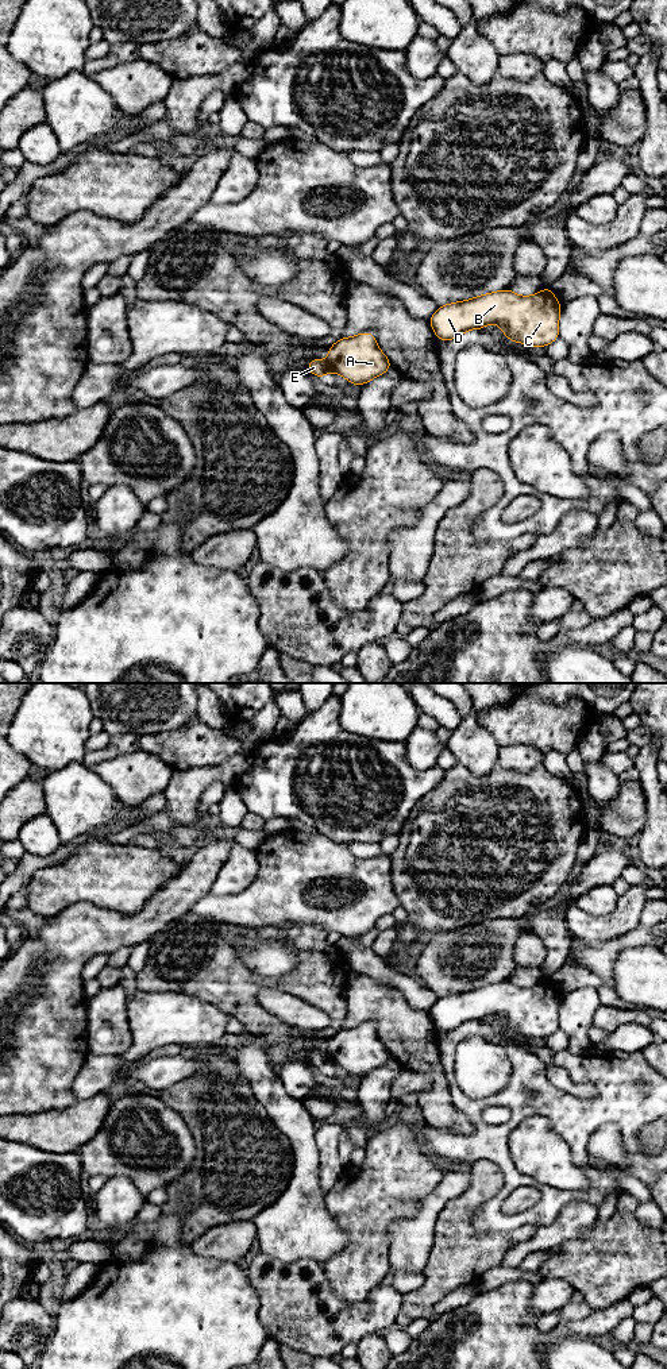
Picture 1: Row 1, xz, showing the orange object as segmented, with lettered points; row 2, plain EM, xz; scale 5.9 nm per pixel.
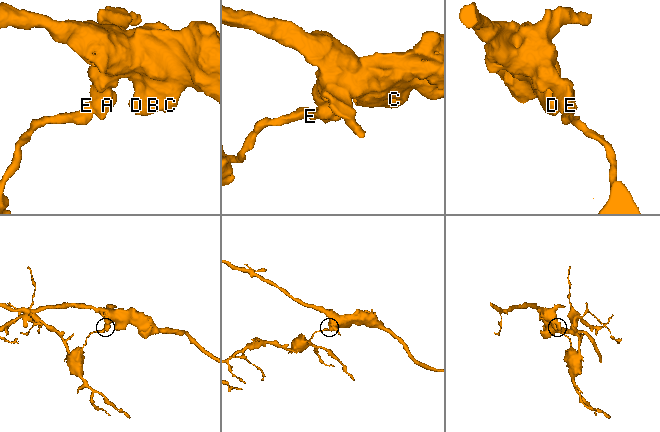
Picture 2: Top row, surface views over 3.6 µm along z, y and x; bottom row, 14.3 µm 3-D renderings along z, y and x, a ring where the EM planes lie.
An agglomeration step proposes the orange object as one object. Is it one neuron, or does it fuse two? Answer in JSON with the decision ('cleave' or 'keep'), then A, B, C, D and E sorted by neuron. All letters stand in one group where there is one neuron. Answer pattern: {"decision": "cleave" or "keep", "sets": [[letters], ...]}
{"decision": "cleave", "sets": [["A", "B", "C", "D"], ["E"]]}

